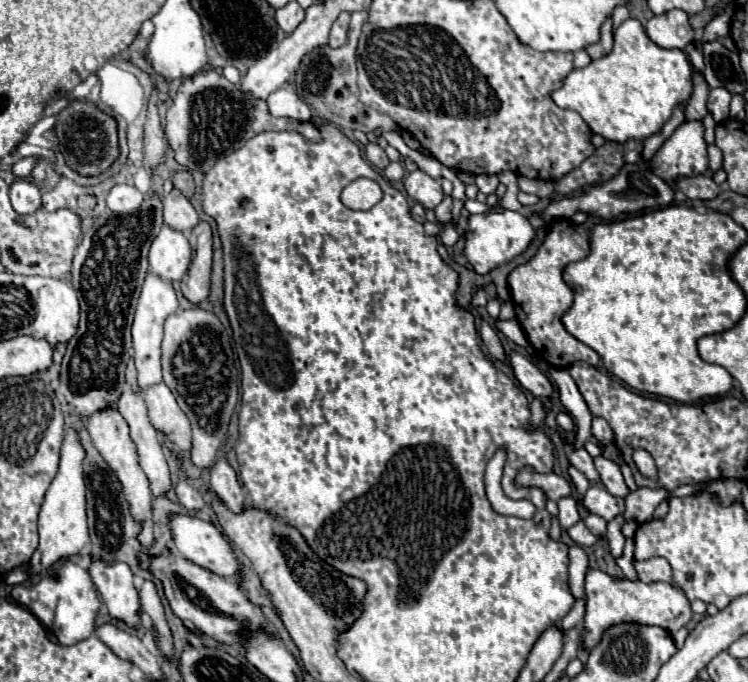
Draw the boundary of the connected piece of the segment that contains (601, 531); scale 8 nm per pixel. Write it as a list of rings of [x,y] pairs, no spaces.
[[[590,514],[588,518],[584,518],[584,524],[594,536],[604,536],[606,534],[606,522],[596,514]]]

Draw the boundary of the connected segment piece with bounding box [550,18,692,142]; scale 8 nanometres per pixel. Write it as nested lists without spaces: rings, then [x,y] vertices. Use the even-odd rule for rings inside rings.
[[[628,18],[614,32],[614,48],[600,60],[592,60],[586,68],[572,70],[562,86],[550,92],[560,108],[578,112],[594,134],[606,140],[626,142],[644,140],[658,132],[670,118],[676,104],[692,94],[692,64],[682,50],[668,50],[654,44],[640,20]]]

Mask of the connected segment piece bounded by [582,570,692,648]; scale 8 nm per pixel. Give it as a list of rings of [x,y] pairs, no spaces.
[[[588,570],[586,574],[586,616],[584,616],[584,646],[592,648],[602,638],[602,632],[610,624],[620,624],[626,620],[634,620],[640,624],[656,624],[676,634],[682,626],[686,626],[692,618],[690,600],[684,590],[672,582],[650,582],[644,584],[640,580],[614,578],[600,570]]]

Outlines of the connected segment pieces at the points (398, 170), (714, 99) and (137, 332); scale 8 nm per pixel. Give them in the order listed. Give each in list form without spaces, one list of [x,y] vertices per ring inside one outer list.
[[[390,162],[390,164],[384,168],[384,176],[386,176],[390,182],[402,180],[402,178],[404,178],[404,166],[402,166],[400,162]]]
[[[728,88],[710,90],[710,96],[708,96],[708,112],[714,116],[716,122],[722,122],[724,118],[728,118],[730,98],[732,98],[732,94],[728,92]]]
[[[148,274],[142,286],[142,294],[136,306],[134,322],[132,322],[132,342],[134,342],[134,362],[138,370],[138,384],[140,388],[148,388],[152,384],[162,382],[162,368],[160,368],[160,342],[162,342],[162,326],[168,316],[178,312],[176,292],[170,282]]]

